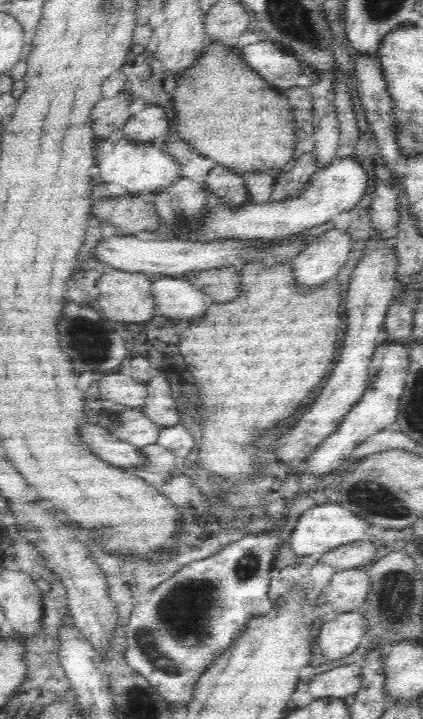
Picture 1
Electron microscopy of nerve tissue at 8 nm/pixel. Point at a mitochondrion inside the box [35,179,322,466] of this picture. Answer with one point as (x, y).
(94, 350)

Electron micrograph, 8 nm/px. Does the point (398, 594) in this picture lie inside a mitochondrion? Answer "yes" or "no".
yes

